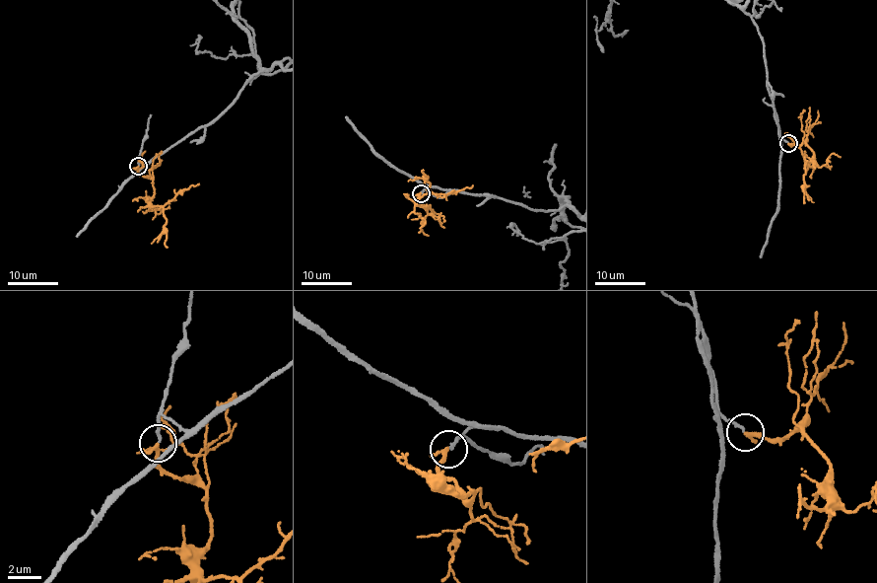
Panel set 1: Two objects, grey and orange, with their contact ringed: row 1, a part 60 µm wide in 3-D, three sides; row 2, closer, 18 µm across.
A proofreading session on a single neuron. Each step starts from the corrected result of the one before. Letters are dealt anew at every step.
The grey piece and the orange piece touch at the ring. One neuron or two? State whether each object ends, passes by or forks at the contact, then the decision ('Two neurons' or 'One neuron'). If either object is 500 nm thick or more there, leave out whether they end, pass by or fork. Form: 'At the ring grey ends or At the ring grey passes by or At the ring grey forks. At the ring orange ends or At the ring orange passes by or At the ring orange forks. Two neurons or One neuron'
At the ring grey ends. At the ring orange passes by. Two neurons

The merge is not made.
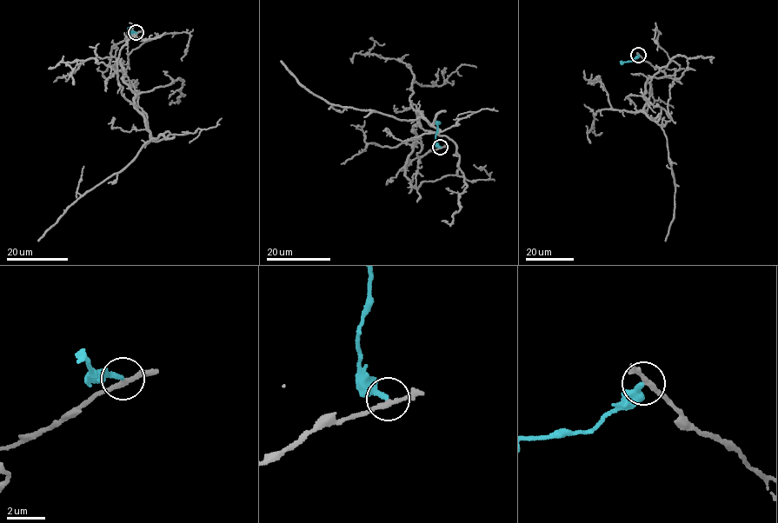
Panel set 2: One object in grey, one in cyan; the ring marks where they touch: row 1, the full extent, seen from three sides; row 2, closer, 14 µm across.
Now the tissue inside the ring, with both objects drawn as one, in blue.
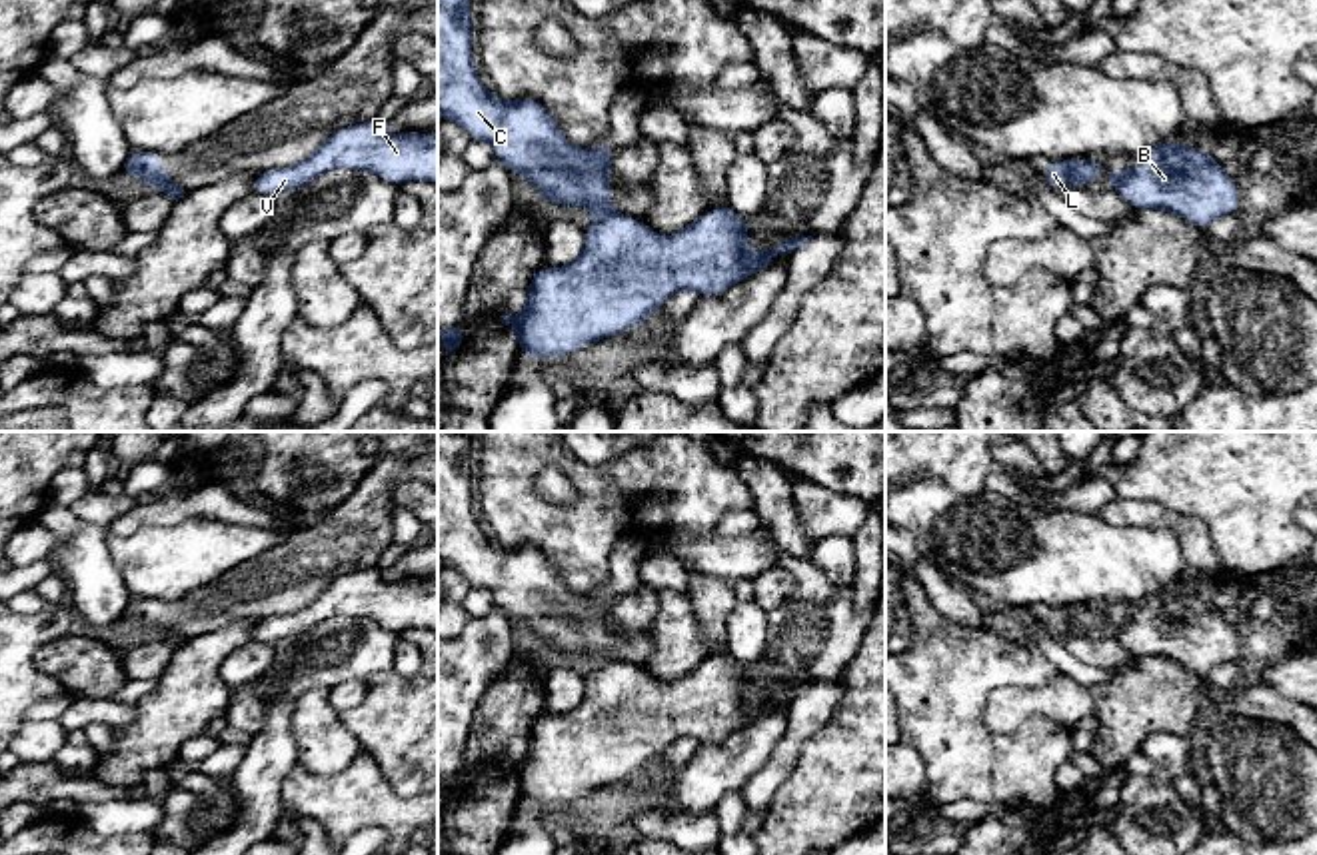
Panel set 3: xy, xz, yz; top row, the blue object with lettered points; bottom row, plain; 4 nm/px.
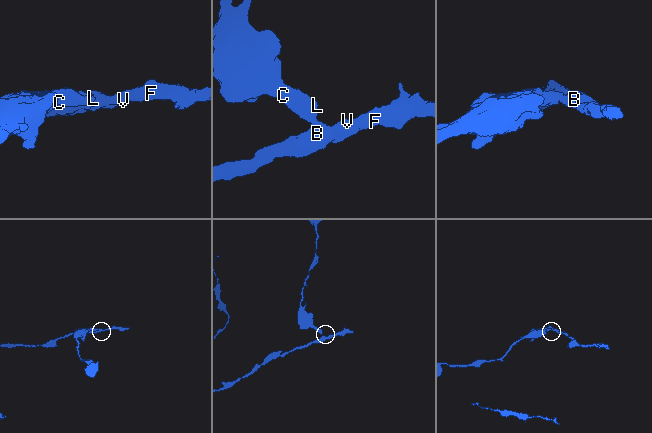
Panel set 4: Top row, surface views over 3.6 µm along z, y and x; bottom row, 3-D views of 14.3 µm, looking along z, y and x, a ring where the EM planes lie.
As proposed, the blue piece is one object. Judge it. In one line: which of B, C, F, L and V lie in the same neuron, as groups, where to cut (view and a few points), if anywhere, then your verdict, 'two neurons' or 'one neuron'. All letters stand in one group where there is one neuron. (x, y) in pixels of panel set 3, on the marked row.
groups B F V / C L; cut yz (1128, 172), (1116, 188); two neurons

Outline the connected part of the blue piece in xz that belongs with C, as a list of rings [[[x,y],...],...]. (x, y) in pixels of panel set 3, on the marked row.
[[[438,0],[438,116],[460,124],[470,140],[490,142],[510,174],[520,174],[540,192],[544,204],[580,206],[598,218],[616,216],[610,206],[610,166],[616,152],[572,146],[556,118],[534,98],[500,100],[488,92],[472,62],[470,0]]]

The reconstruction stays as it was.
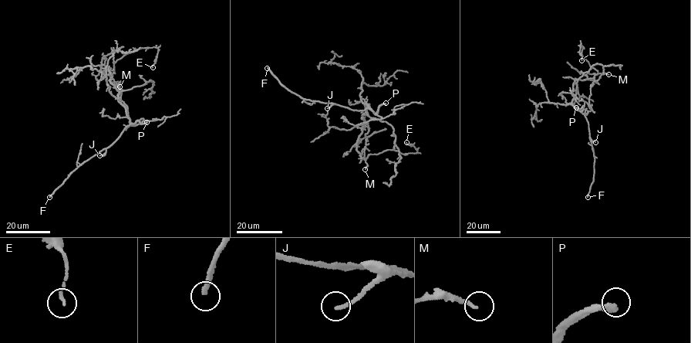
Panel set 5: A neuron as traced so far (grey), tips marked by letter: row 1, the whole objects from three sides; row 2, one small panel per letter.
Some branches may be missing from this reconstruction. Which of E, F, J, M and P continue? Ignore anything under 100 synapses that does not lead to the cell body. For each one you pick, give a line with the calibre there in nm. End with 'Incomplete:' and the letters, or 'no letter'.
F: Thickness 240 nm
P: Thickness 360 nm
Incomplete: F, P

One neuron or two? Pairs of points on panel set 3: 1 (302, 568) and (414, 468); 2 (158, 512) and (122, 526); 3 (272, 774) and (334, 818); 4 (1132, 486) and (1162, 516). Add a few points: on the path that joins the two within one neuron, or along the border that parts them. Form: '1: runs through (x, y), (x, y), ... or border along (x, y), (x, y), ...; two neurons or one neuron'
1: runs through (330, 540), (386, 484); one neuron
2: runs through (150, 514), (130, 522); one neuron
3: border along (296, 762), (280, 790), (282, 808); two neurons
4: border along (1118, 496), (1156, 502), (1190, 516); two neurons

